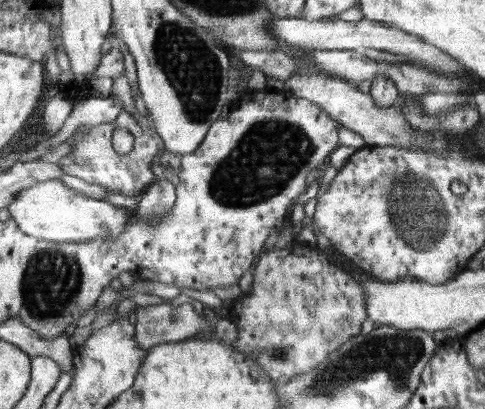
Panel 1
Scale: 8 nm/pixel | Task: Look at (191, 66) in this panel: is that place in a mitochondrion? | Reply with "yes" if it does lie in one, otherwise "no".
yes

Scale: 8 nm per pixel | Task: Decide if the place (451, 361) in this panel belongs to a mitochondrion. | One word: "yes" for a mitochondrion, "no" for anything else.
no

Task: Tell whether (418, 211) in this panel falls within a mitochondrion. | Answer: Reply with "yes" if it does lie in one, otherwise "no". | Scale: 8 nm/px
yes

